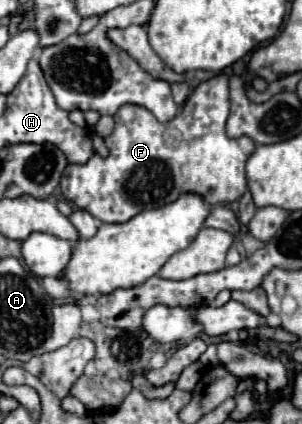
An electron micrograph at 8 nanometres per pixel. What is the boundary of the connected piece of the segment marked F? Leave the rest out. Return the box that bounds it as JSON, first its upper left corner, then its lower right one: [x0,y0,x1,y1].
[61,73,255,223]

